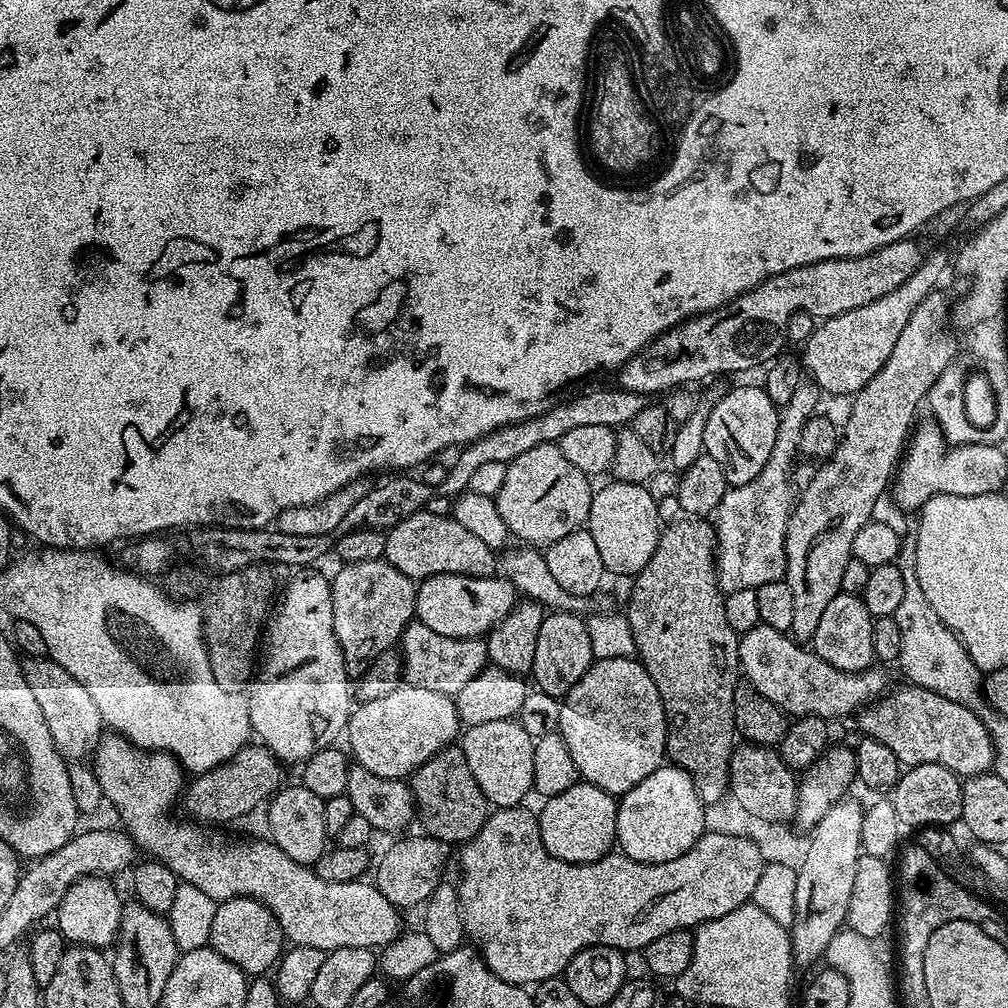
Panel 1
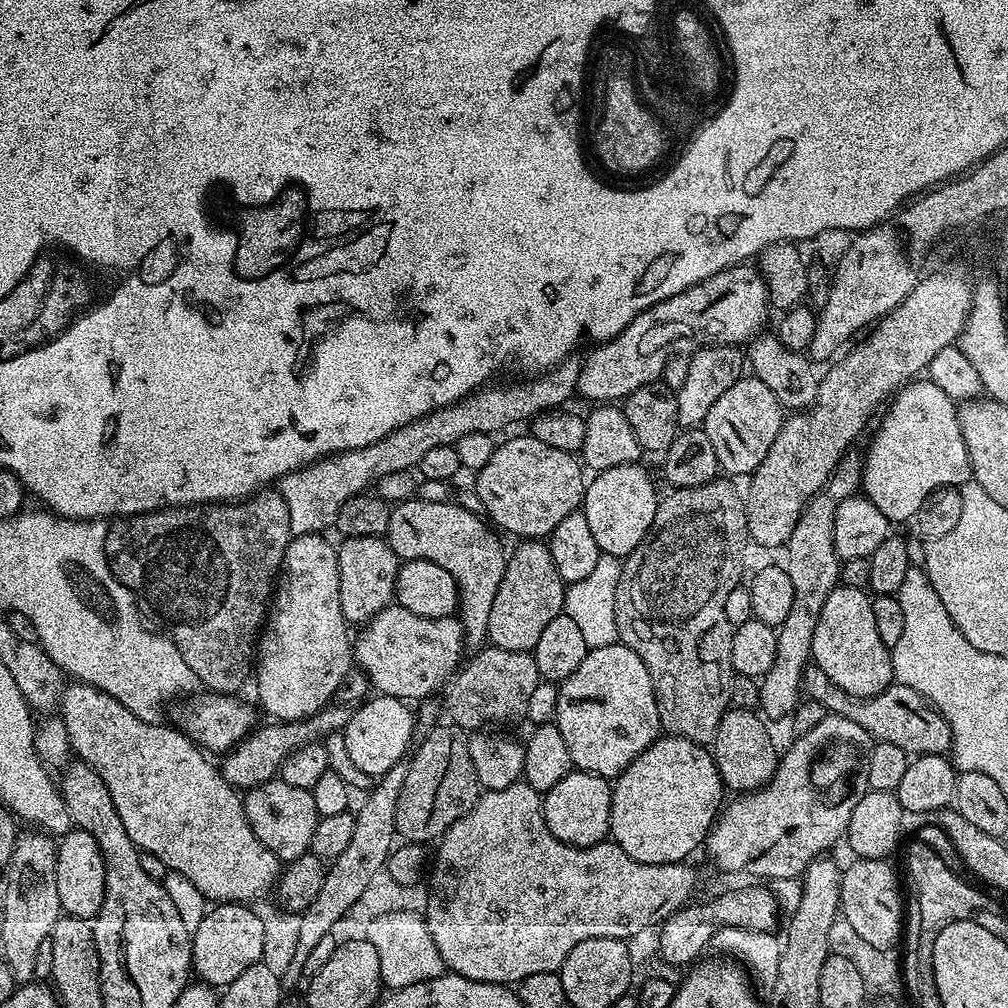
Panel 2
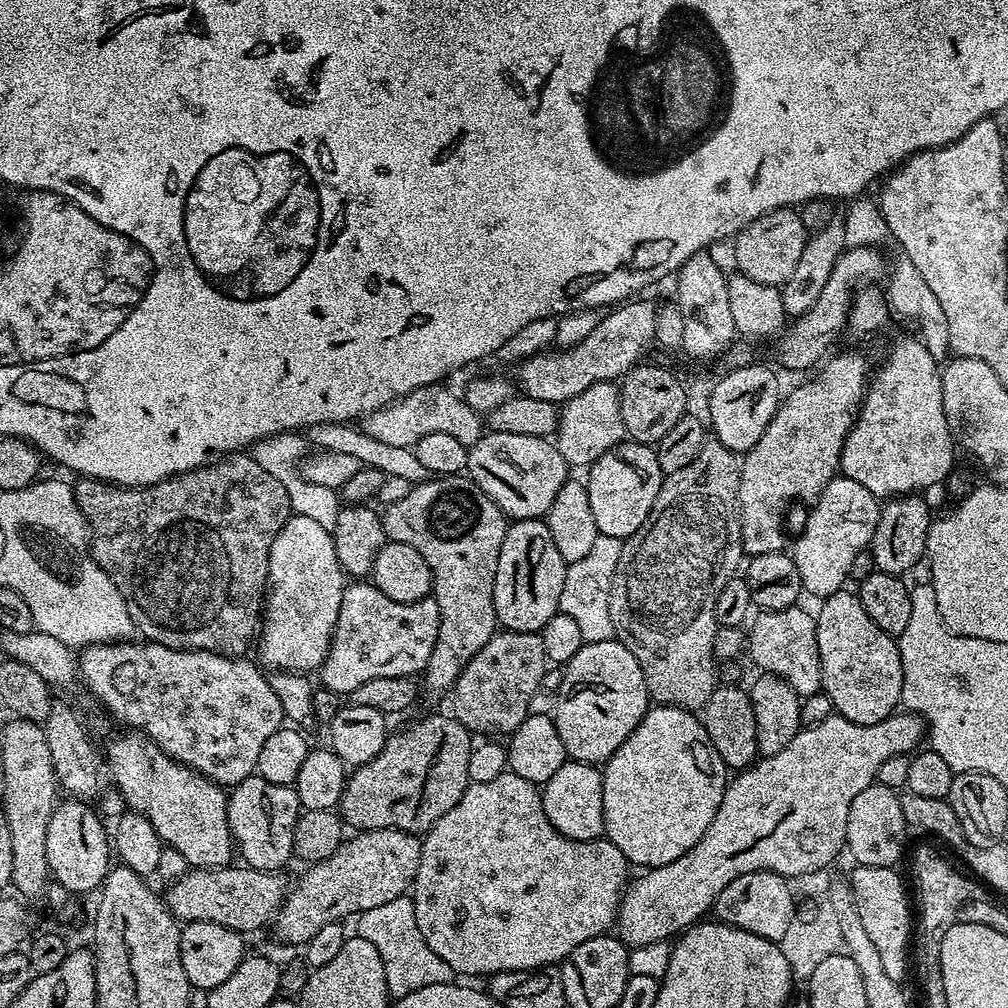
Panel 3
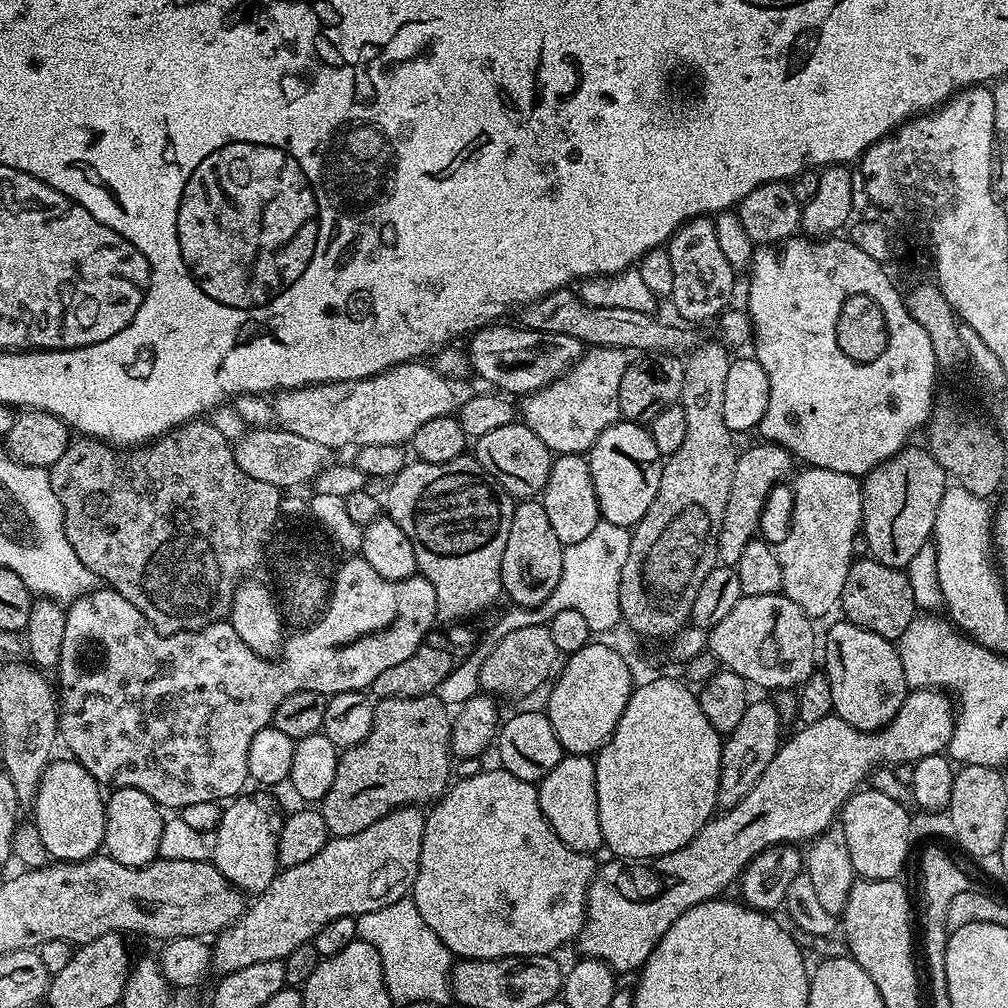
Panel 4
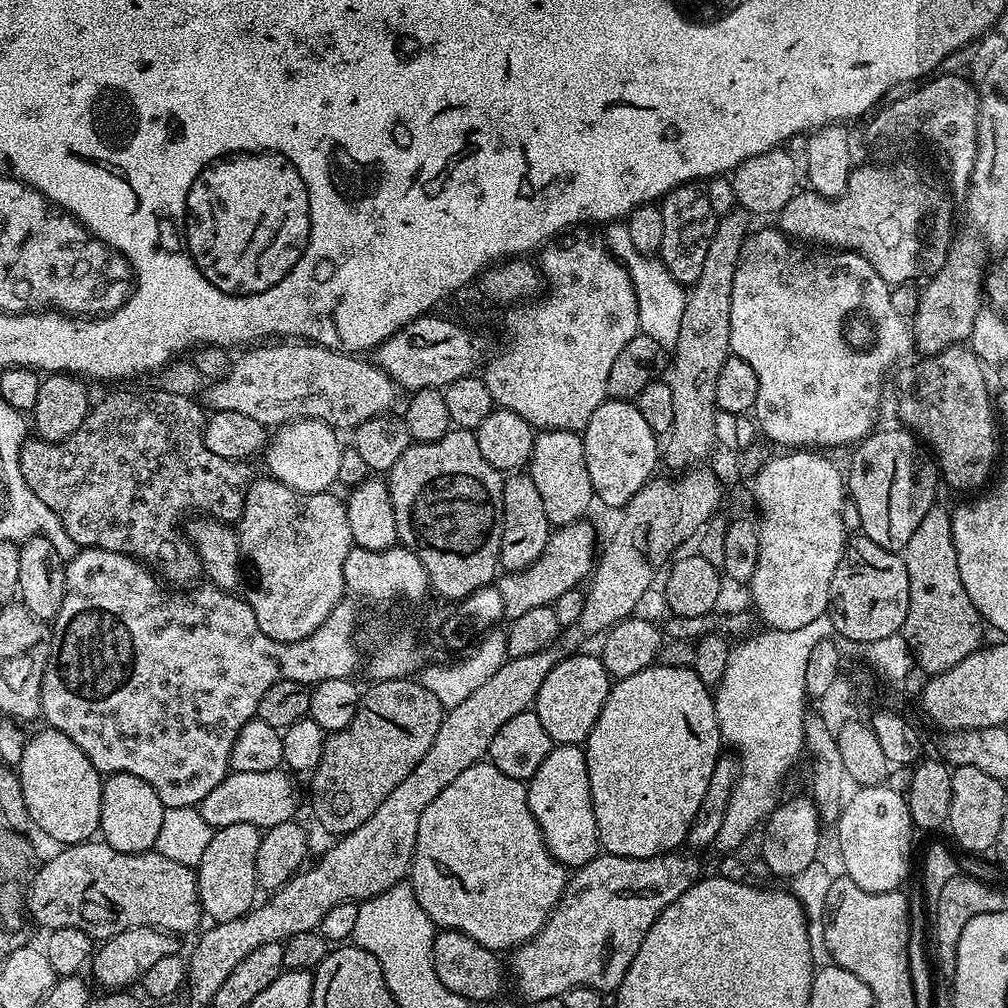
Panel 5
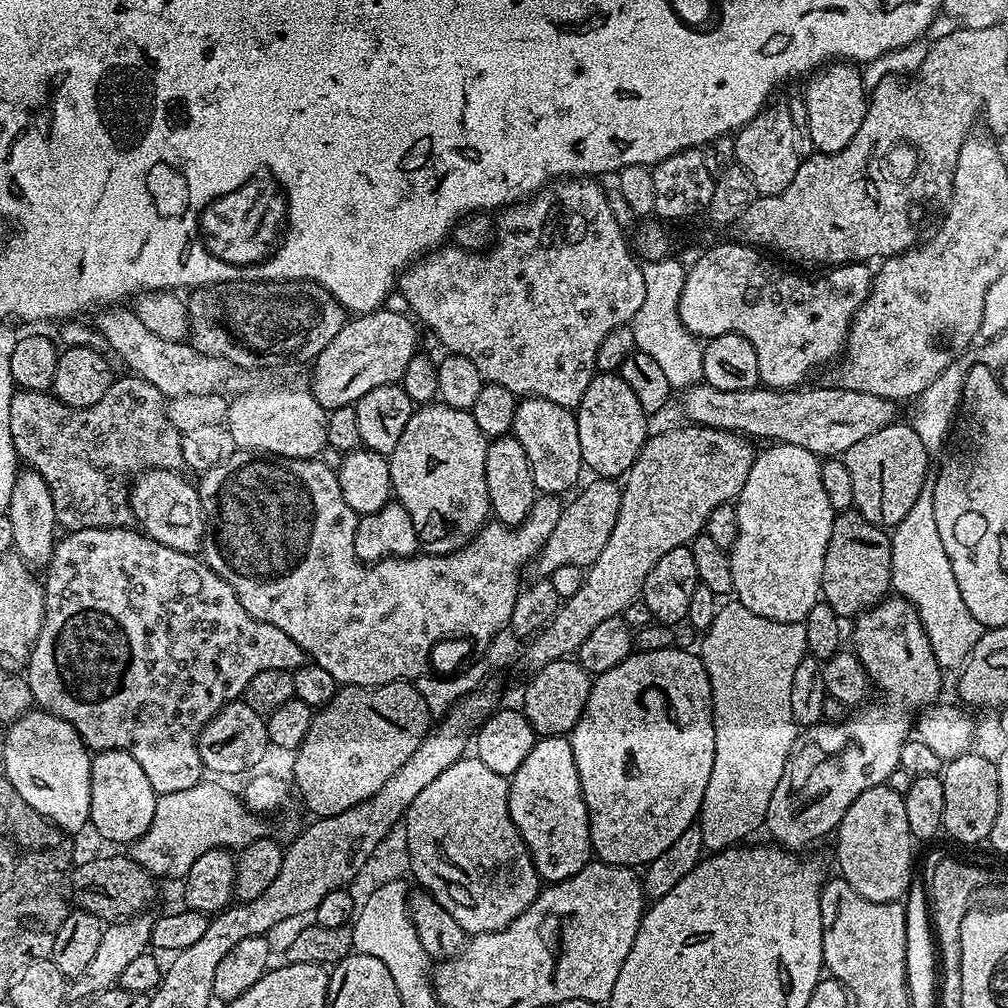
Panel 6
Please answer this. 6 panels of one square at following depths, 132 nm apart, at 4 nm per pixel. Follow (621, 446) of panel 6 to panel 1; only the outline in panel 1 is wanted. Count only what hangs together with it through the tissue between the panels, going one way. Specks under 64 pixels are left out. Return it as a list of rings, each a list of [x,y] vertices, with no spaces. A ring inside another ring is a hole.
[[[612,480],[605,488],[593,491],[586,527],[598,546],[605,573],[634,578],[650,562],[650,554],[658,546],[662,523],[660,508],[648,490],[643,484]]]

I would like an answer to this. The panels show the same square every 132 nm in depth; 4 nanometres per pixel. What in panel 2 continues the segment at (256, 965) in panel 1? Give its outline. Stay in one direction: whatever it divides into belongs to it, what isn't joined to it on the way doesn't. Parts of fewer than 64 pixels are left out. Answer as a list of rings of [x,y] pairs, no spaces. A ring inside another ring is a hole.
[[[244,902],[217,903],[209,907],[198,930],[192,933],[192,970],[203,983],[223,990],[242,974],[242,970],[250,970],[250,966],[265,959],[264,943],[268,932],[264,929],[263,918],[252,908],[255,907]]]

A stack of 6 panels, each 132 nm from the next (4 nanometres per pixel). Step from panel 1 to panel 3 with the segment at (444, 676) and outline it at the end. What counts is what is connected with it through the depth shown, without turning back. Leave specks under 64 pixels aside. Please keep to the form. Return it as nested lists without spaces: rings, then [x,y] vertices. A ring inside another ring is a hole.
[[[352,582],[344,589],[341,598],[341,609],[338,610],[336,628],[332,634],[328,657],[318,669],[319,682],[325,689],[339,694],[349,694],[372,678],[394,678],[395,676],[415,677],[423,673],[434,642],[438,638],[438,602],[431,598],[418,602],[394,602],[386,598],[371,582]]]

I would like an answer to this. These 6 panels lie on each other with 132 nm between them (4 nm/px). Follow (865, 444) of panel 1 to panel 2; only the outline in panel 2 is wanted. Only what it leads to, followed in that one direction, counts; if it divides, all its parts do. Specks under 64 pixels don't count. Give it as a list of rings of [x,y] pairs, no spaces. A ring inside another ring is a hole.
[[[850,450],[838,462],[824,491],[819,492],[804,507],[804,512],[798,518],[798,526],[794,526],[794,534],[790,534],[788,539],[786,567],[790,574],[790,583],[794,585],[794,603],[790,605],[790,614],[786,622],[780,624],[776,633],[776,653],[773,664],[758,680],[760,685],[758,708],[769,721],[780,720],[783,716],[784,719],[791,717],[802,699],[804,665],[812,658],[812,643],[814,630],[818,626],[818,617],[822,615],[822,606],[826,606],[826,598],[830,598],[830,594],[840,584],[842,561],[834,546],[836,506],[861,491],[863,470],[864,462],[861,453]]]

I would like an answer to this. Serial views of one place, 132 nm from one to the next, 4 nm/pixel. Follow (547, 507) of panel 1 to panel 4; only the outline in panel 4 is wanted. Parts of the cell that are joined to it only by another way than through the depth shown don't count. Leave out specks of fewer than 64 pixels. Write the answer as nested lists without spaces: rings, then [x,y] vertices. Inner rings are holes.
[[[513,422],[506,426],[501,426],[498,430],[490,430],[490,434],[482,434],[475,437],[474,448],[475,444],[474,455],[476,461],[499,482],[501,488],[509,496],[517,501],[522,501],[539,497],[543,493],[546,486],[546,478],[550,478],[554,454],[546,446],[546,442],[542,442],[542,438],[538,438],[538,434],[534,434],[534,430],[530,430],[523,422]]]

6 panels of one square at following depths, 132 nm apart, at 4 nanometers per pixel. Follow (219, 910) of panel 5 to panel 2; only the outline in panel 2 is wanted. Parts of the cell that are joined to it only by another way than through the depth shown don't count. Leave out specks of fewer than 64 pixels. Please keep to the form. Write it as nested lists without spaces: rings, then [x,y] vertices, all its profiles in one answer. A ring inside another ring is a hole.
[[[275,778],[256,788],[247,789],[242,799],[250,830],[258,834],[258,842],[262,842],[262,846],[266,846],[266,850],[273,852],[281,862],[296,860],[311,849],[318,817],[309,789],[290,786],[290,782]]]

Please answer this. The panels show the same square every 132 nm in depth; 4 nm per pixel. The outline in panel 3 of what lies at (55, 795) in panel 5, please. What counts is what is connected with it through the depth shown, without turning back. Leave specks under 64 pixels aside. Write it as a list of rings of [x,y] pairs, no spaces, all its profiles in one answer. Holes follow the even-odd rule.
[[[64,798],[56,805],[50,818],[50,826],[46,829],[46,862],[51,879],[62,884],[67,892],[79,894],[79,892],[95,893],[103,885],[108,877],[110,863],[108,864],[108,852],[110,856],[110,832],[104,829],[100,816],[91,808],[91,803],[80,798]]]

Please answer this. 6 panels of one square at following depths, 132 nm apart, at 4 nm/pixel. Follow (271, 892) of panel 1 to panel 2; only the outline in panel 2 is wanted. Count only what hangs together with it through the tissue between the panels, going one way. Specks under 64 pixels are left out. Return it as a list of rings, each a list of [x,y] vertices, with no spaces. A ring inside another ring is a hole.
[[[79,682],[69,683],[65,687],[58,705],[58,716],[65,722],[71,751],[84,763],[89,764],[98,774],[98,778],[102,778],[102,782],[106,782],[106,790],[110,790],[110,798],[114,798],[114,810],[118,810],[118,818],[122,818],[122,826],[126,826],[126,834],[130,834],[130,838],[141,852],[154,854],[154,858],[158,858],[158,862],[165,864],[169,872],[177,872],[182,874],[182,878],[194,882],[194,886],[198,886],[198,890],[202,890],[204,899],[209,902],[256,902],[252,900],[266,895],[271,888],[273,891],[277,887],[282,871],[282,862],[273,852],[266,850],[266,846],[262,846],[262,842],[258,842],[258,834],[254,834],[254,830],[250,830],[250,822],[244,813],[241,793],[228,784],[221,769],[208,761],[211,759],[205,755],[200,745],[195,744],[185,732],[181,732],[175,726],[167,728],[164,722],[154,724],[146,722],[135,716],[130,710],[126,710],[126,706],[122,706],[122,702],[118,702],[118,698],[98,691],[94,686]]]

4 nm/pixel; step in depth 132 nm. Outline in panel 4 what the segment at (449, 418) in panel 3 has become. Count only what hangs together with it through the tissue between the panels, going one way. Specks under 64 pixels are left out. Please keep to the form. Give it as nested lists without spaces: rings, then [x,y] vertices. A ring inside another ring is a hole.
[[[428,362],[395,364],[392,368],[386,369],[385,372],[379,372],[378,374],[367,376],[361,380],[333,380],[331,384],[307,384],[304,388],[289,388],[281,391],[274,400],[276,424],[286,431],[293,431],[294,434],[300,434],[305,438],[310,438],[313,442],[321,443],[322,446],[326,446],[331,450],[348,447],[351,449],[353,446],[356,448],[365,448],[366,446],[384,446],[386,444],[399,444],[401,446],[407,445],[409,441],[411,441],[412,435],[418,431],[419,427],[421,427],[423,423],[430,422],[430,418],[442,418],[443,416],[453,415],[458,408],[458,399],[456,400],[455,394],[452,393],[451,386],[448,385],[451,384],[449,377],[441,376],[431,363],[424,363]]]

